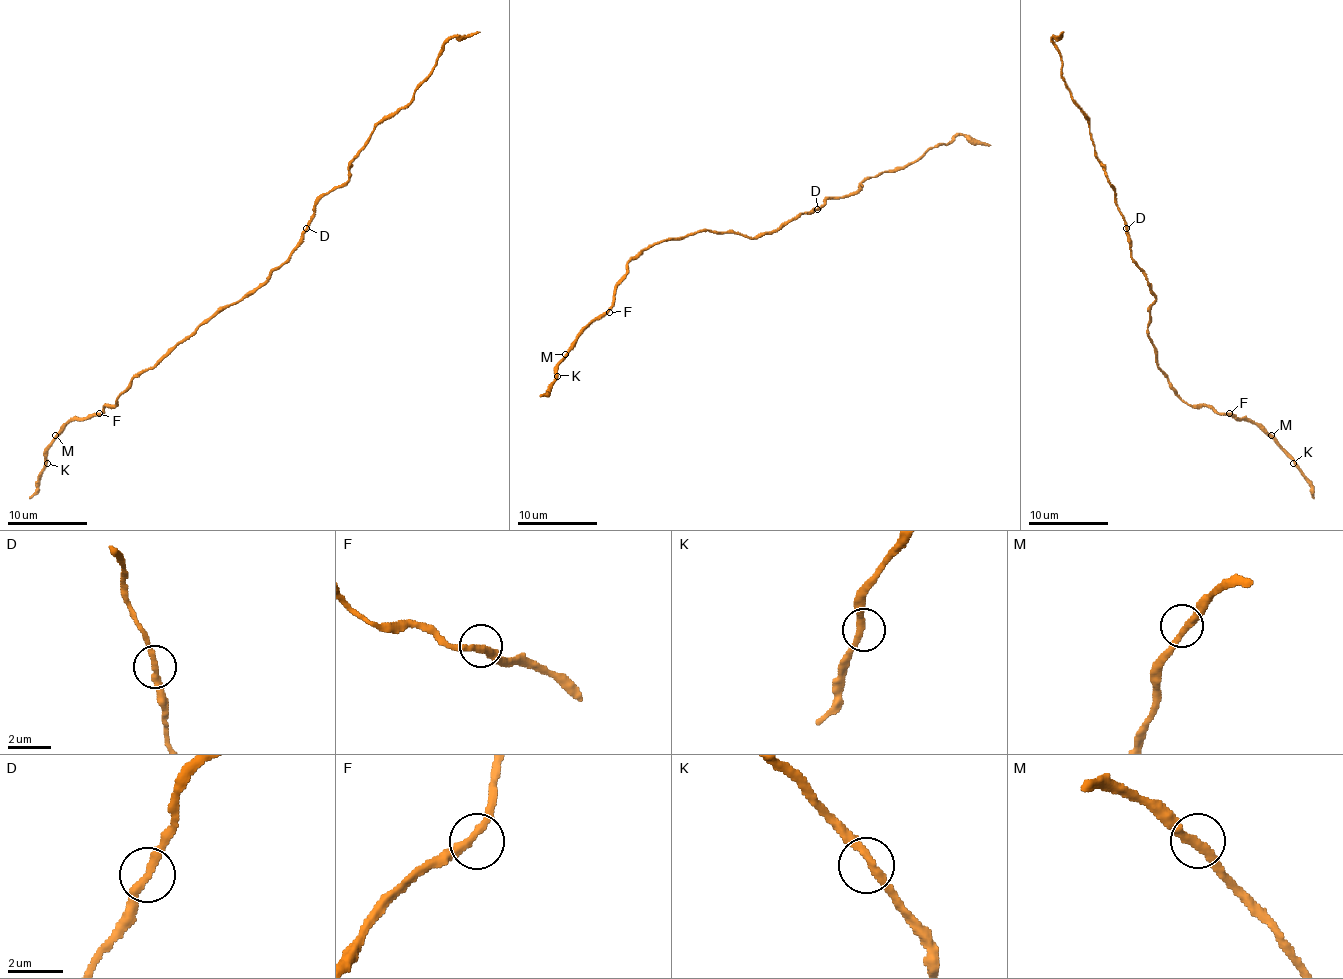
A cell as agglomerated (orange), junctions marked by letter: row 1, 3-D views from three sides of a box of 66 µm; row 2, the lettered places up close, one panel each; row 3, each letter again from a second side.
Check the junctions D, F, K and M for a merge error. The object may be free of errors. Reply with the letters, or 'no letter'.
no letter

